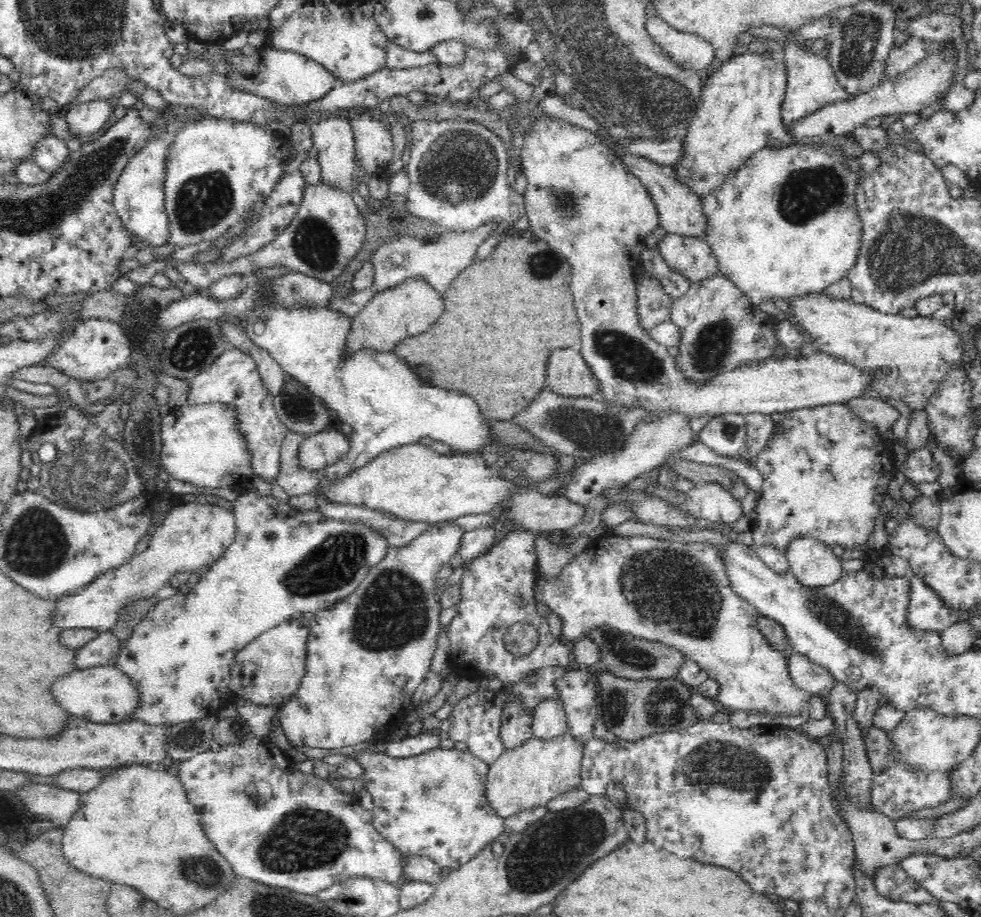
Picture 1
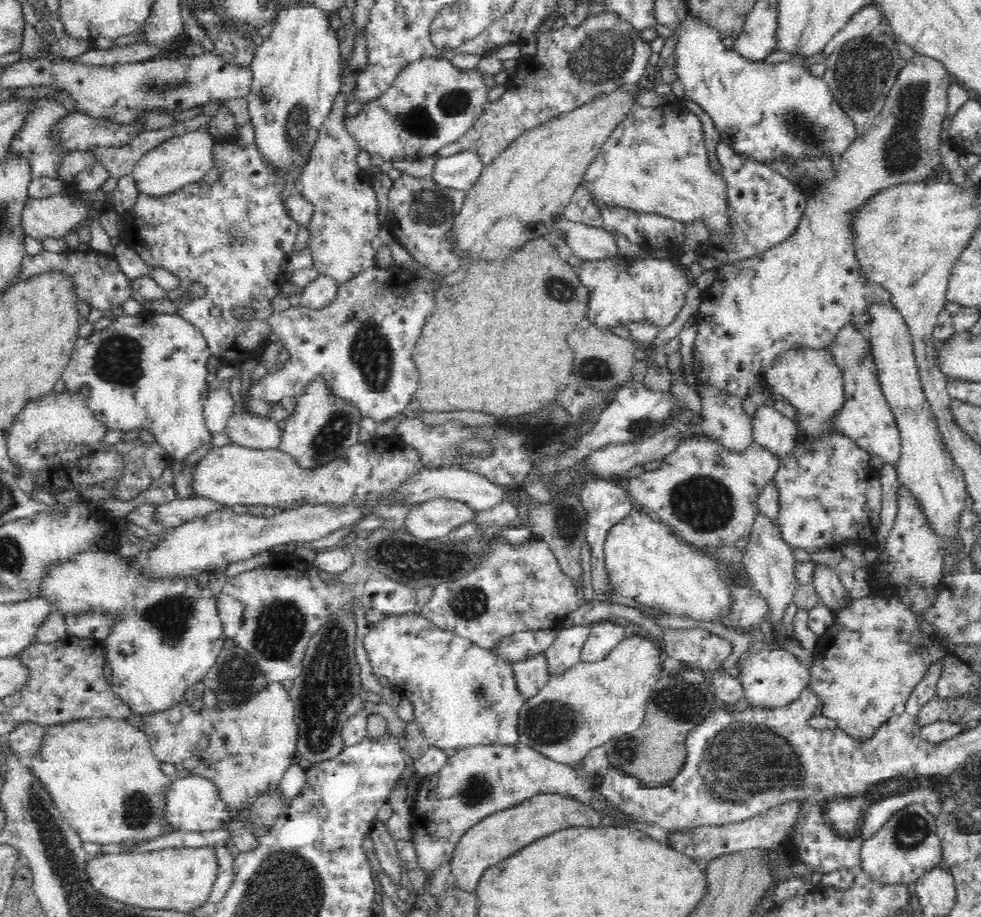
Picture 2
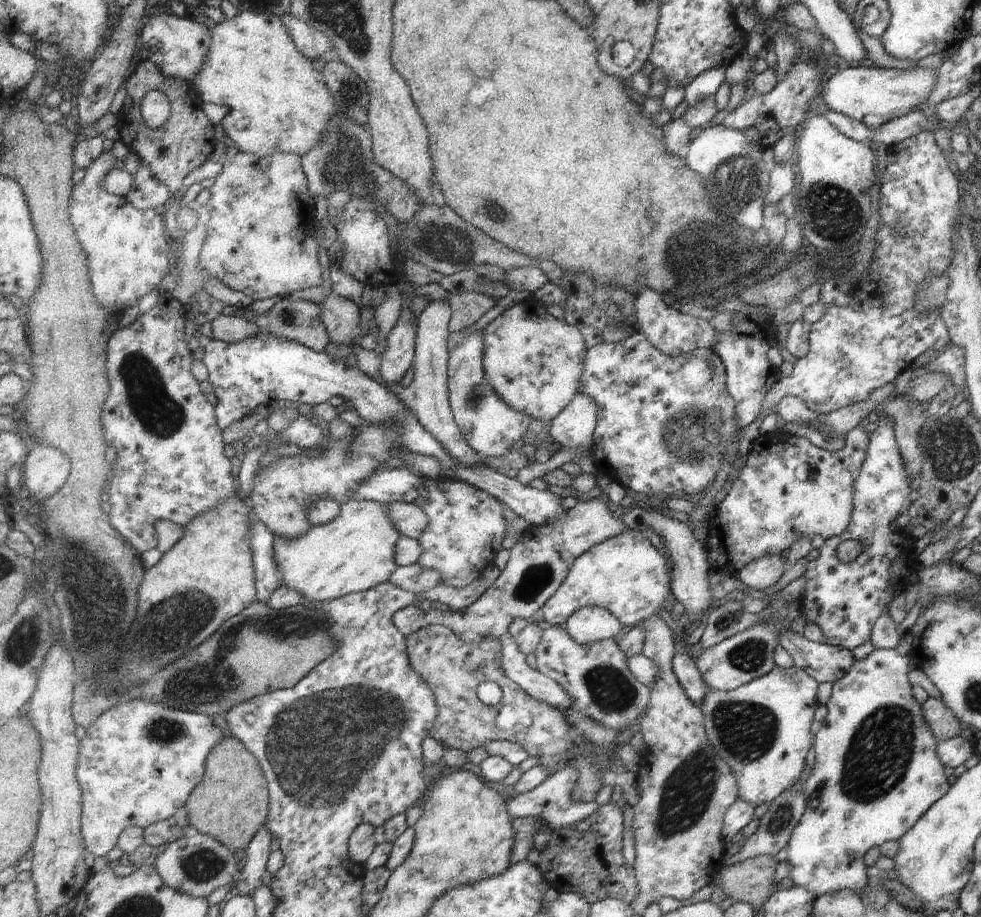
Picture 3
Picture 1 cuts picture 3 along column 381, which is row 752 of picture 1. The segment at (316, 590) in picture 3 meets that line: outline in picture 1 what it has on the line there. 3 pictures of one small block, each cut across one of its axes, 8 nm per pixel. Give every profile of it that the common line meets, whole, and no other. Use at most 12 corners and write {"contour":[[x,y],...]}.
{"contour":[[529,737],[489,765],[504,818],[581,784],[585,742]]}

